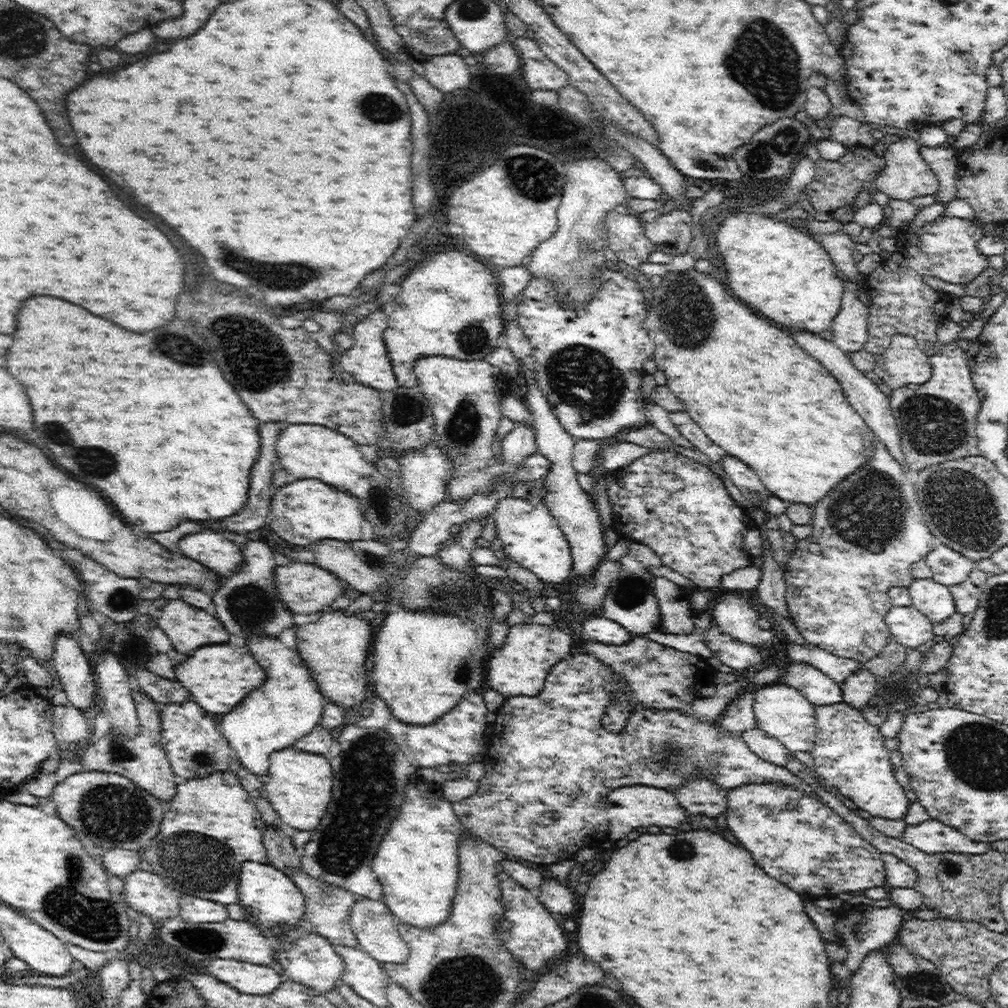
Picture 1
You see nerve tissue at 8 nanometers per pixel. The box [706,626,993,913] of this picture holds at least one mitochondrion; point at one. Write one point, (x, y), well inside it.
(950, 869)

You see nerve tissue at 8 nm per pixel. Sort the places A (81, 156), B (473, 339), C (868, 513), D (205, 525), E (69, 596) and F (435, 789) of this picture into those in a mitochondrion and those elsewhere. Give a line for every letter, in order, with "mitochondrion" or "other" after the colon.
A: other
B: mitochondrion
C: mitochondrion
D: other
E: other
F: other

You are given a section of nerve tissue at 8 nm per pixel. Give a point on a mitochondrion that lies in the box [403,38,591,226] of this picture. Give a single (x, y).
(539, 186)

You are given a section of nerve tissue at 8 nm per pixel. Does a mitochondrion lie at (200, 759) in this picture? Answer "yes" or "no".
yes

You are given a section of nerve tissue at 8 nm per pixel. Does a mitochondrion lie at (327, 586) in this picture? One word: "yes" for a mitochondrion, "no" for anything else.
no

